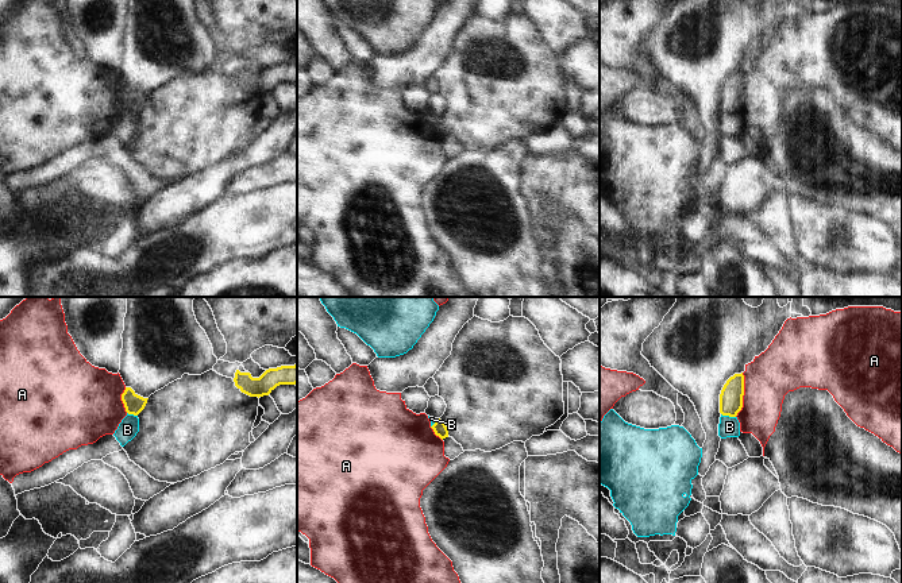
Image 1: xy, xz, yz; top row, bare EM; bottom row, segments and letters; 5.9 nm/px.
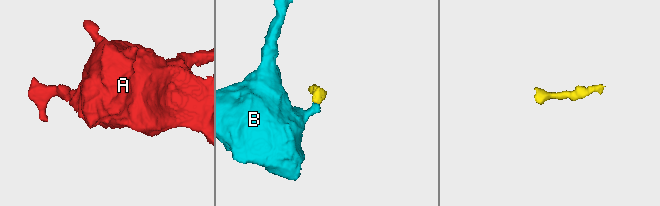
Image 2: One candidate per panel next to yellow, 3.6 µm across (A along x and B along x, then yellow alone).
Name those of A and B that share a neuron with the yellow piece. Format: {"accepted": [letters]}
{"accepted": []}

